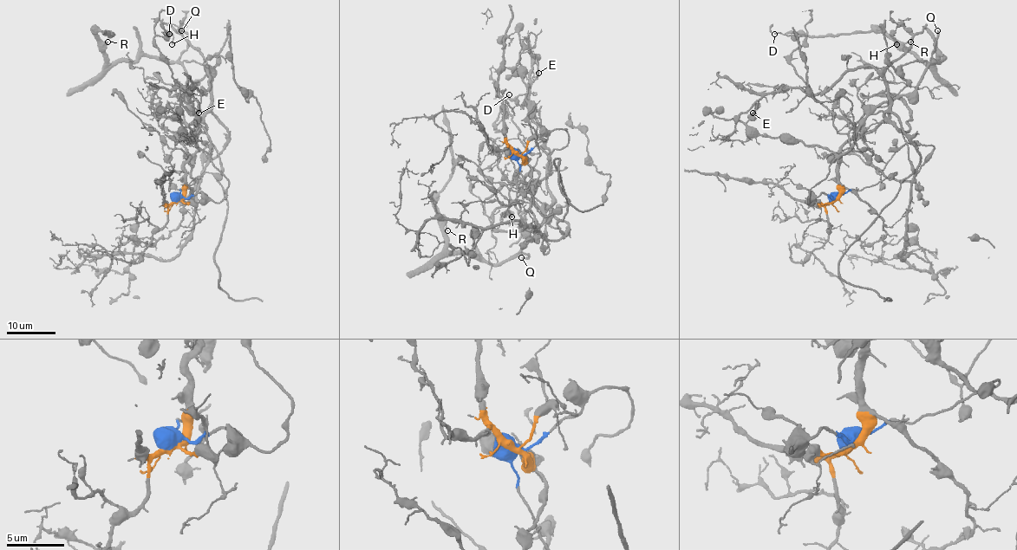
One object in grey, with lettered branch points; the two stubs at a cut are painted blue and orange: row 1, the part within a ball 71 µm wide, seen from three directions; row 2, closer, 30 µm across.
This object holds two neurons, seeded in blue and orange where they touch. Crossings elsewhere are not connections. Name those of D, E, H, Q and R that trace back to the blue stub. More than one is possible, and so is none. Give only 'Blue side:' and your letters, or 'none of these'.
Blue side: Q, R

